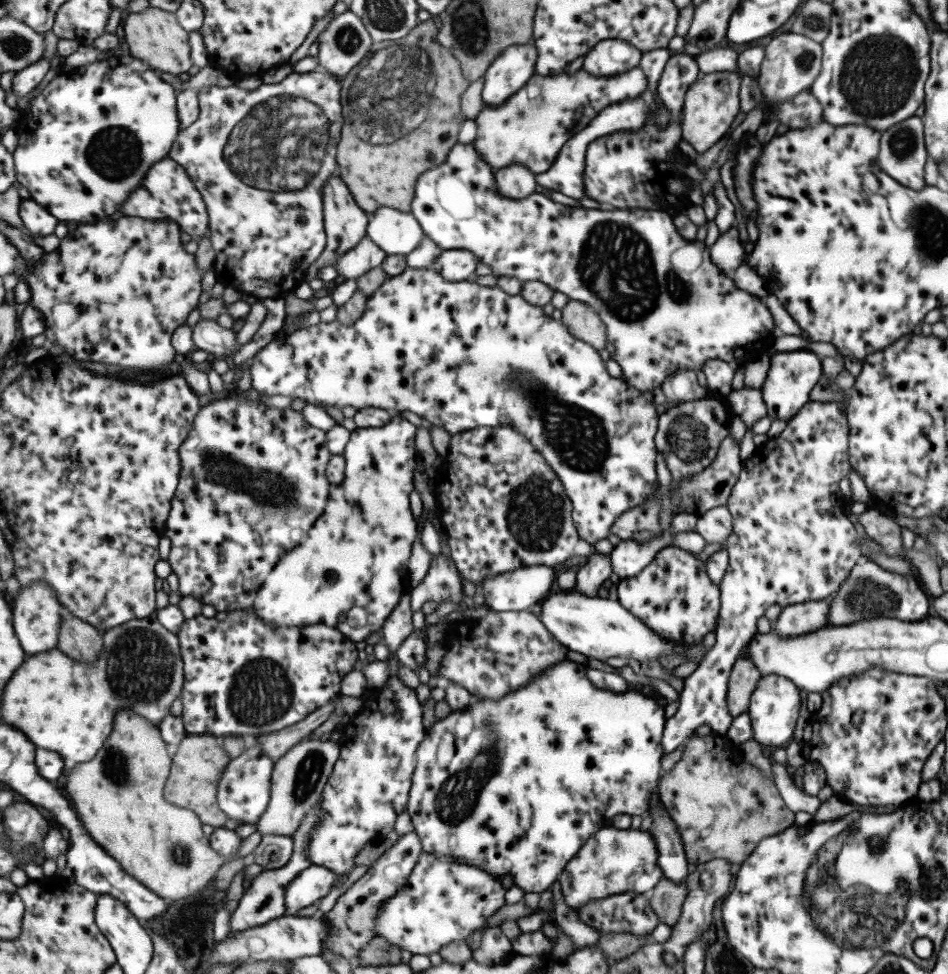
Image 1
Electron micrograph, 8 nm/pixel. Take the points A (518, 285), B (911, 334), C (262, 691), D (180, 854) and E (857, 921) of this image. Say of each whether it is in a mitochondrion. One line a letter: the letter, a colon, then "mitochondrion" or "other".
A: other
B: other
C: mitochondrion
D: mitochondrion
E: mitochondrion

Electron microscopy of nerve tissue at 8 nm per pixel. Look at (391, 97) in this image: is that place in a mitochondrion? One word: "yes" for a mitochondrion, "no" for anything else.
yes

